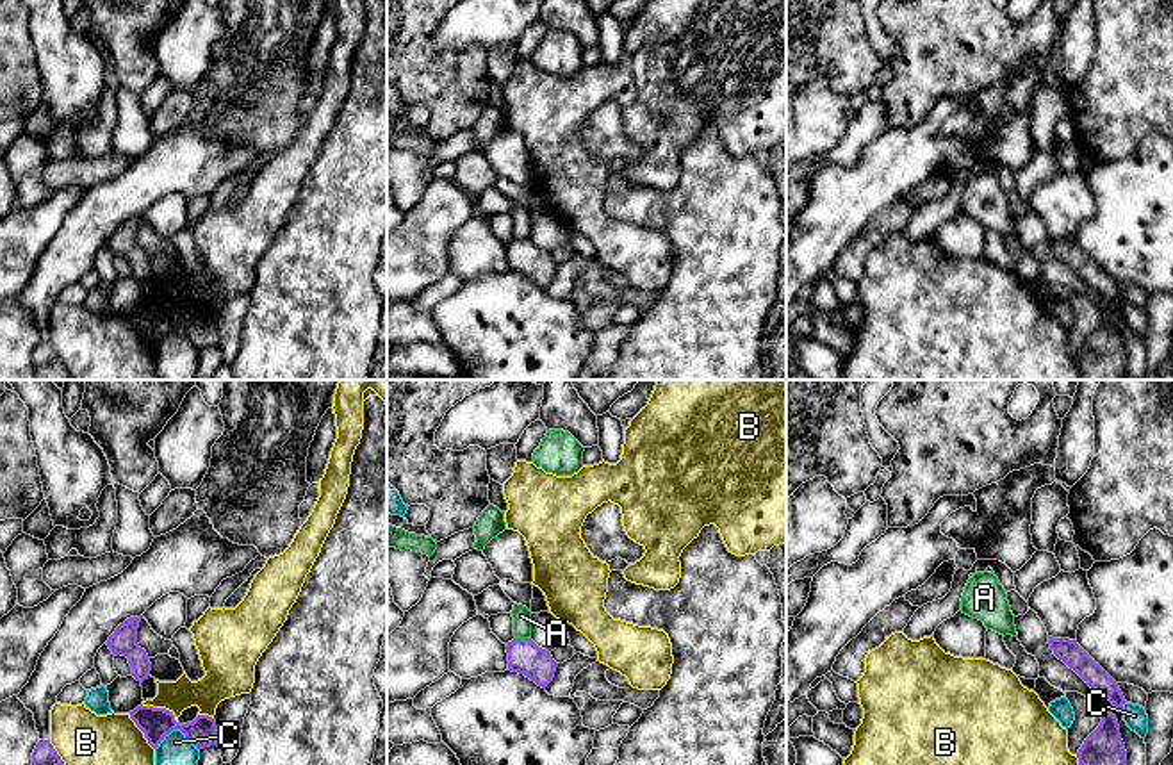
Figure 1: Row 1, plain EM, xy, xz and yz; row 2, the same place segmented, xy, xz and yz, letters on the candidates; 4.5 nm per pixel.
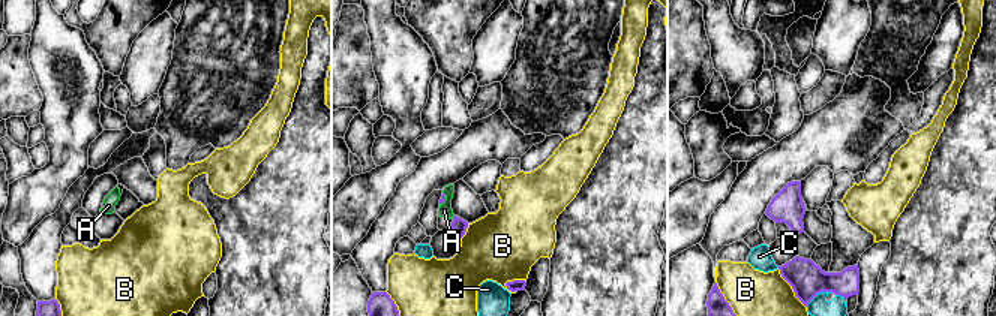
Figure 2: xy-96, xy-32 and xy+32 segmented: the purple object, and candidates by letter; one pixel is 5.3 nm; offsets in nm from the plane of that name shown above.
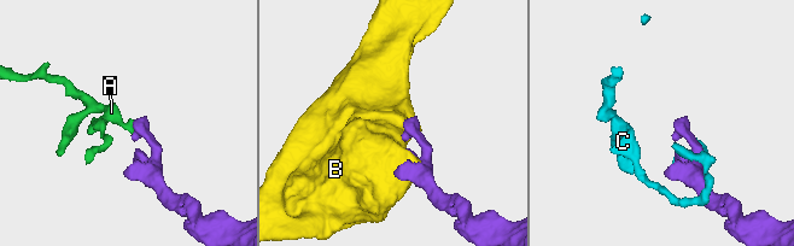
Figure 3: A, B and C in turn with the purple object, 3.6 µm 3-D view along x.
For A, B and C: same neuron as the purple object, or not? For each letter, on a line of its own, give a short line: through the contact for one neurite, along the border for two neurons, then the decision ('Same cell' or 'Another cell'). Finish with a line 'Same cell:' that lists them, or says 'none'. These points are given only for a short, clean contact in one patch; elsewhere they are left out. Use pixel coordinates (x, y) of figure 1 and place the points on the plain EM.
A: Line: xz (516, 238), (528, 239). Another cell
B: Another cell
C: Another cell
Same cell: none

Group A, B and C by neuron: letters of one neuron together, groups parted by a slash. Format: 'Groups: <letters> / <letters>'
Groups: A / B / C

